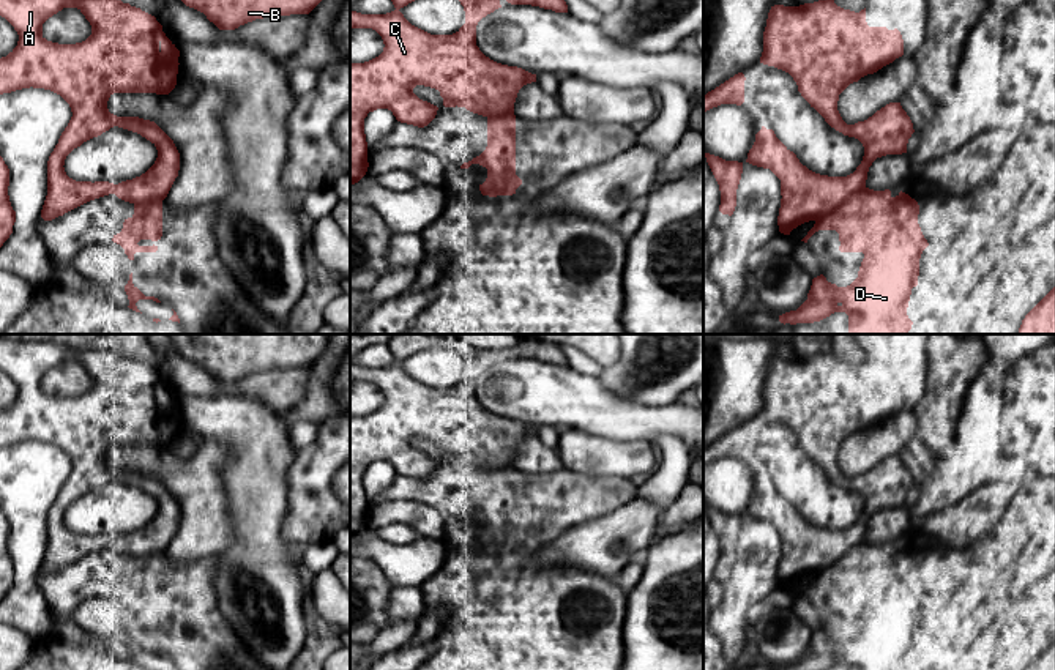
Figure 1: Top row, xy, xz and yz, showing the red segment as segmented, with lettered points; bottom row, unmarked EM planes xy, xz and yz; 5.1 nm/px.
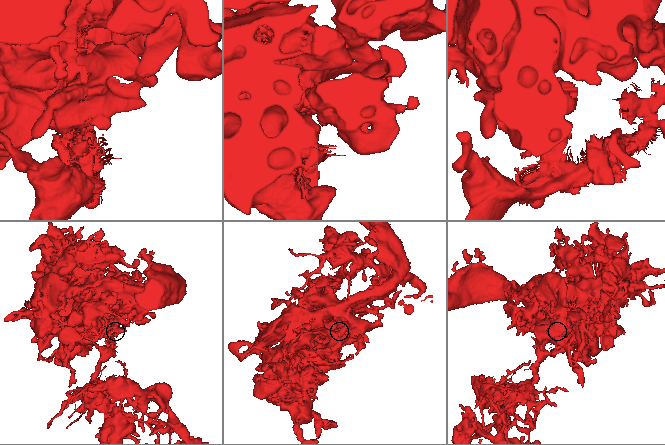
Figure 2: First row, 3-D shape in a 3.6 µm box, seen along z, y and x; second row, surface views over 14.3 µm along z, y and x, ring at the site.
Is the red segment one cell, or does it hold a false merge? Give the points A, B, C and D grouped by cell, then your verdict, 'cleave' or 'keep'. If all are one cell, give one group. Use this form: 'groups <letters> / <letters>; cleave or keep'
groups A B C / D; cleave

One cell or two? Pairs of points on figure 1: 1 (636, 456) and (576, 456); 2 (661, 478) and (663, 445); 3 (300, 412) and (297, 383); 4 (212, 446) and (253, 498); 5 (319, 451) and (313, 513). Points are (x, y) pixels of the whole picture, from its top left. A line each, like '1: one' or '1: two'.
1: one
2: one
3: two
4: two
5: one

